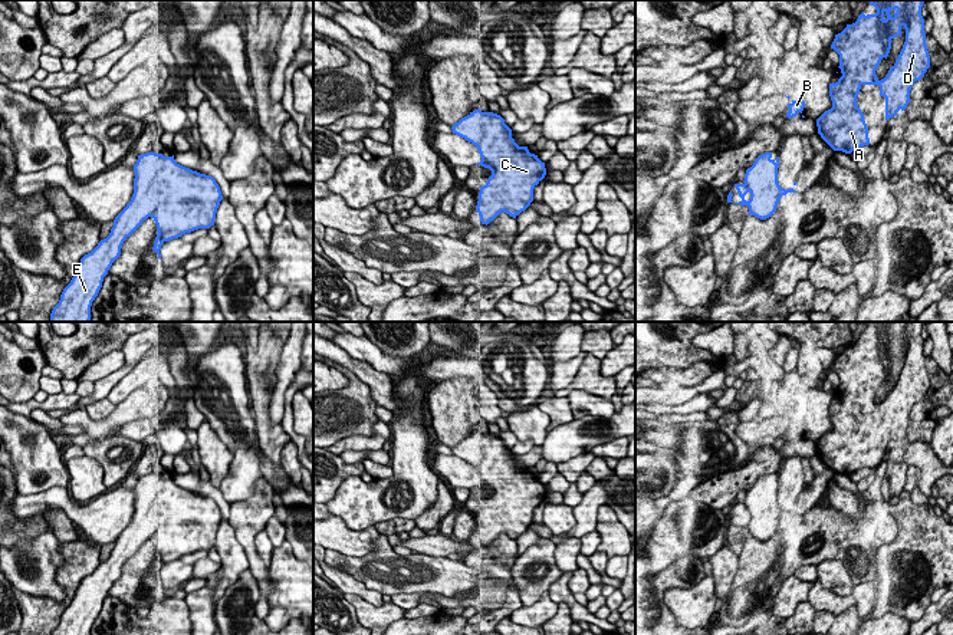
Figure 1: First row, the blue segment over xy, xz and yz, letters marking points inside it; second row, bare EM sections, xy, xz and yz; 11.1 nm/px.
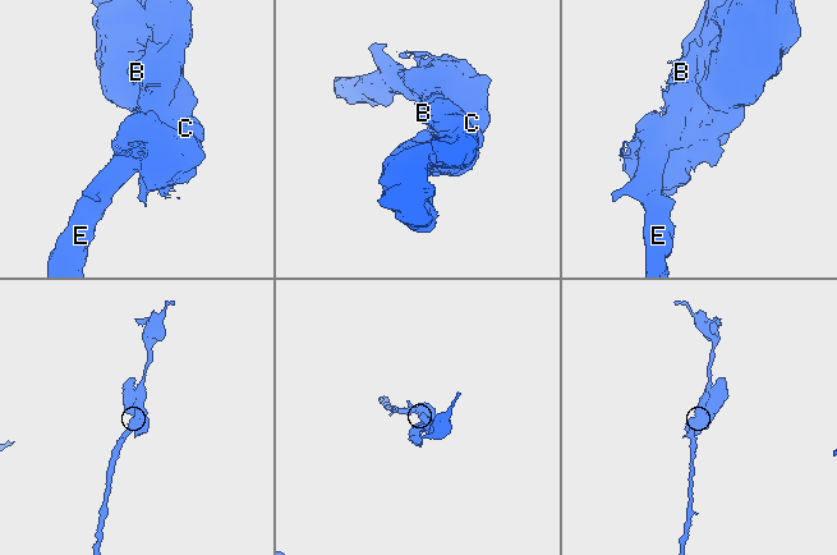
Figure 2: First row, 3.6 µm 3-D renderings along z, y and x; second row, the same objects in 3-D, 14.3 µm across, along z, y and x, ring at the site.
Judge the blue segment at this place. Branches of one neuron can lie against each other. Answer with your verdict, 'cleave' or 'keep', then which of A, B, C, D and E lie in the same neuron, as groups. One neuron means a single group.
cleave | A B C D / E

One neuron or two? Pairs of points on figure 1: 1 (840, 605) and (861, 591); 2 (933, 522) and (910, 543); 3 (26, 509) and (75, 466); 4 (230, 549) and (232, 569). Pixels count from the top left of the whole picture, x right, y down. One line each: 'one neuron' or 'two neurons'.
1: two neurons
2: one neuron
3: two neurons
4: one neuron

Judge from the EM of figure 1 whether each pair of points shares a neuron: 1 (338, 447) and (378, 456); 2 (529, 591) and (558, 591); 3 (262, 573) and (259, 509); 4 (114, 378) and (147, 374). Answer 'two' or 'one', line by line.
1: two
2: two
3: one
4: two

